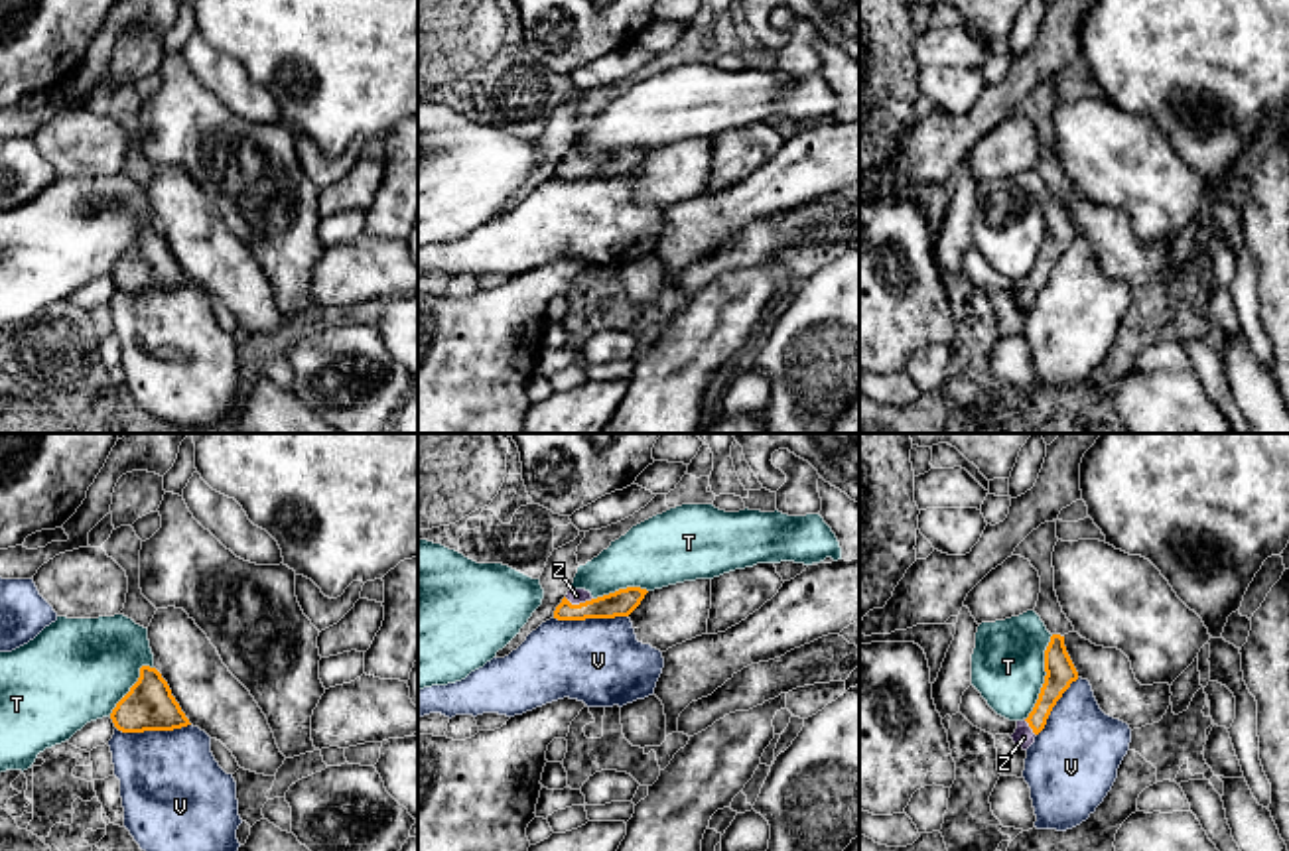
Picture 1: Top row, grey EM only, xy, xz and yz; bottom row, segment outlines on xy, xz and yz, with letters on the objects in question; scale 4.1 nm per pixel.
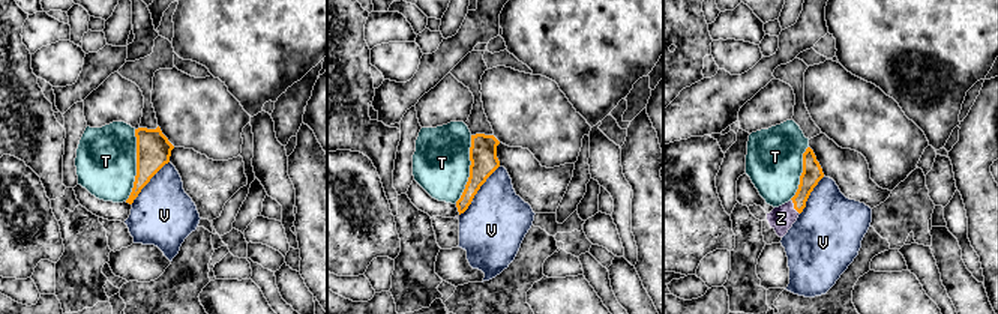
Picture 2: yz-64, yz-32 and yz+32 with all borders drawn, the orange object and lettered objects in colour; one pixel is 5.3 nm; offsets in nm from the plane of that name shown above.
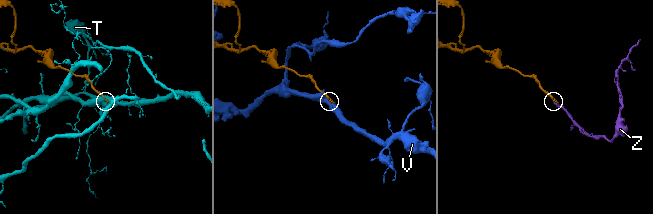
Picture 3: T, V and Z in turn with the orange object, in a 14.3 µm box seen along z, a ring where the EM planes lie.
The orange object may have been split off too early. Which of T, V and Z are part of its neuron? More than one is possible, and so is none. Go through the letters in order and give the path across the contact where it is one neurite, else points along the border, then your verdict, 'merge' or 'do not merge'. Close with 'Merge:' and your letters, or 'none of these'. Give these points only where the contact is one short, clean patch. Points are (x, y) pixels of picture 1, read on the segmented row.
T: do not merge
V: do not merge
Z: across xz (621, 603), (580, 603), (576, 595) | merge
Merge: Z

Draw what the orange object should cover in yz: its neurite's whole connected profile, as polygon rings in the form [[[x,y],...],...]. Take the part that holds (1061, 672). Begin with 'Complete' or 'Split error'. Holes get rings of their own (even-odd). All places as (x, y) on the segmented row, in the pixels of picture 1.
Split error. [[[1052,634],[1045,650],[1045,672],[1045,684],[1033,711],[1027,719],[1017,721],[1017,729],[1011,735],[1013,743],[1023,751],[1035,743],[1035,737],[1045,729],[1056,701],[1070,684],[1078,680],[1078,672],[1064,646],[1064,636],[1060,634]]]

